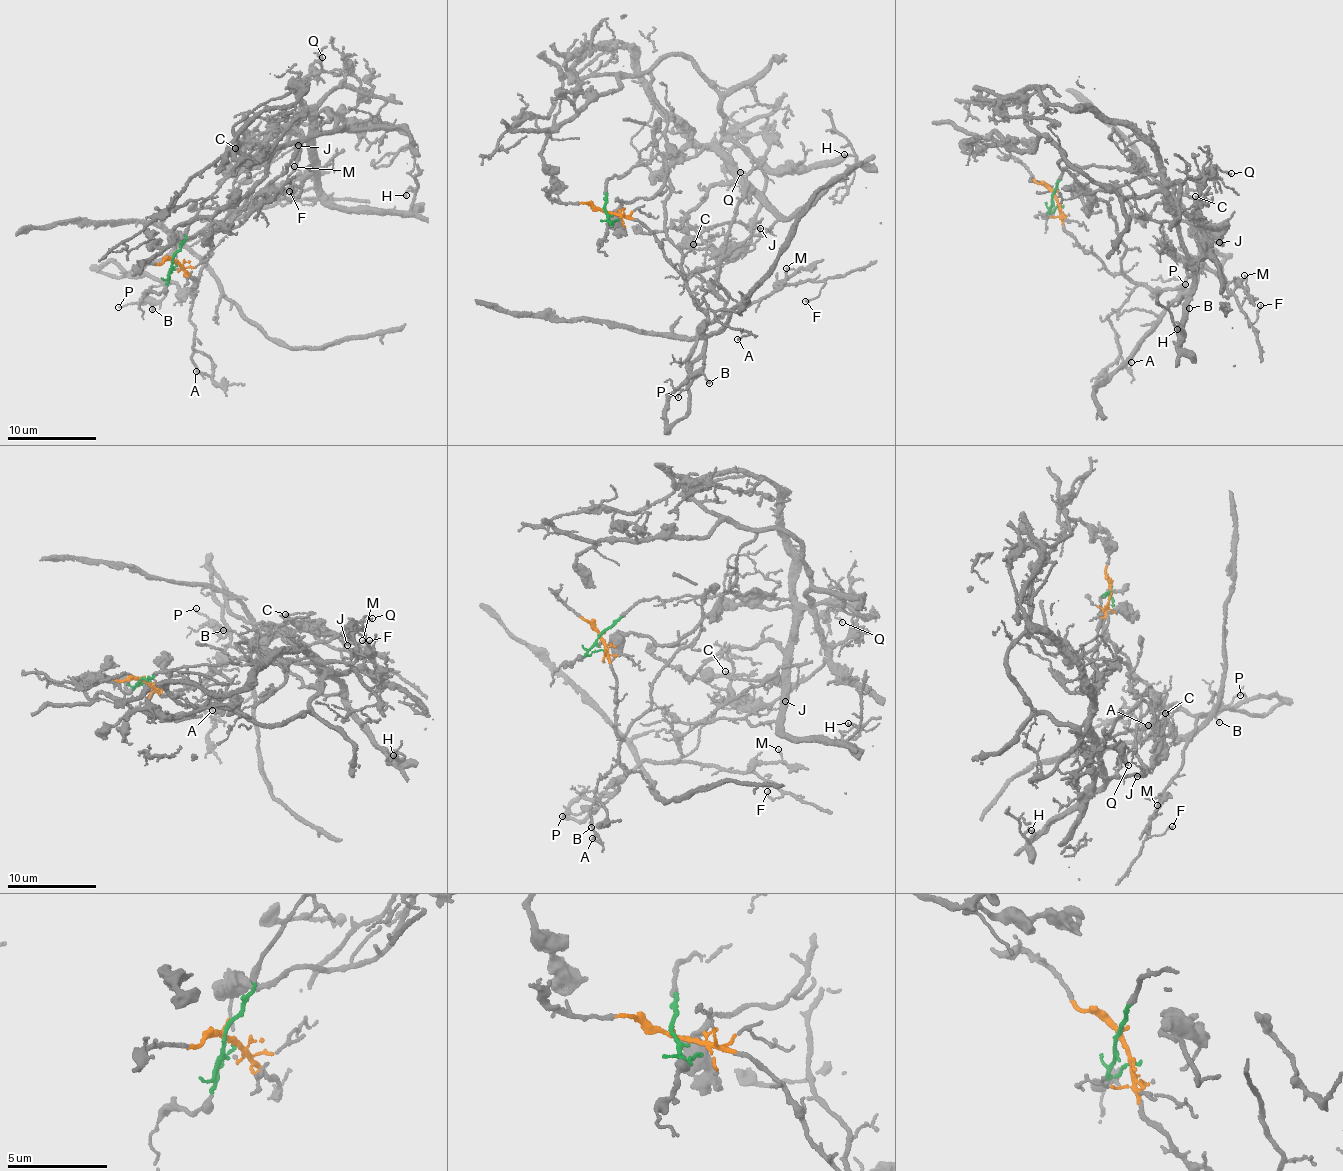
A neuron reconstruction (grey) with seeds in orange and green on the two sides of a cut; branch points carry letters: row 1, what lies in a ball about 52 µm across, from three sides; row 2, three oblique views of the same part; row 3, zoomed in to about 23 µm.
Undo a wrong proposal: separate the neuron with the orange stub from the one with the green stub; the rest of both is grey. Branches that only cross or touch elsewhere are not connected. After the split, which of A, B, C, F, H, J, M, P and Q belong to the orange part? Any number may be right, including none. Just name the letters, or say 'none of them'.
A, B, F, M, P

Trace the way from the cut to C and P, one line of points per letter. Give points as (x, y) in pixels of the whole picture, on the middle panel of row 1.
C: (605, 210), (615, 175), (709, 146), (732, 179), (709, 185), (688, 214), (714, 239), (693, 244)
P: (605, 210), (636, 220), (653, 234), (665, 259), (682, 273), (689, 295), (707, 317), (705, 357), (677, 398)

